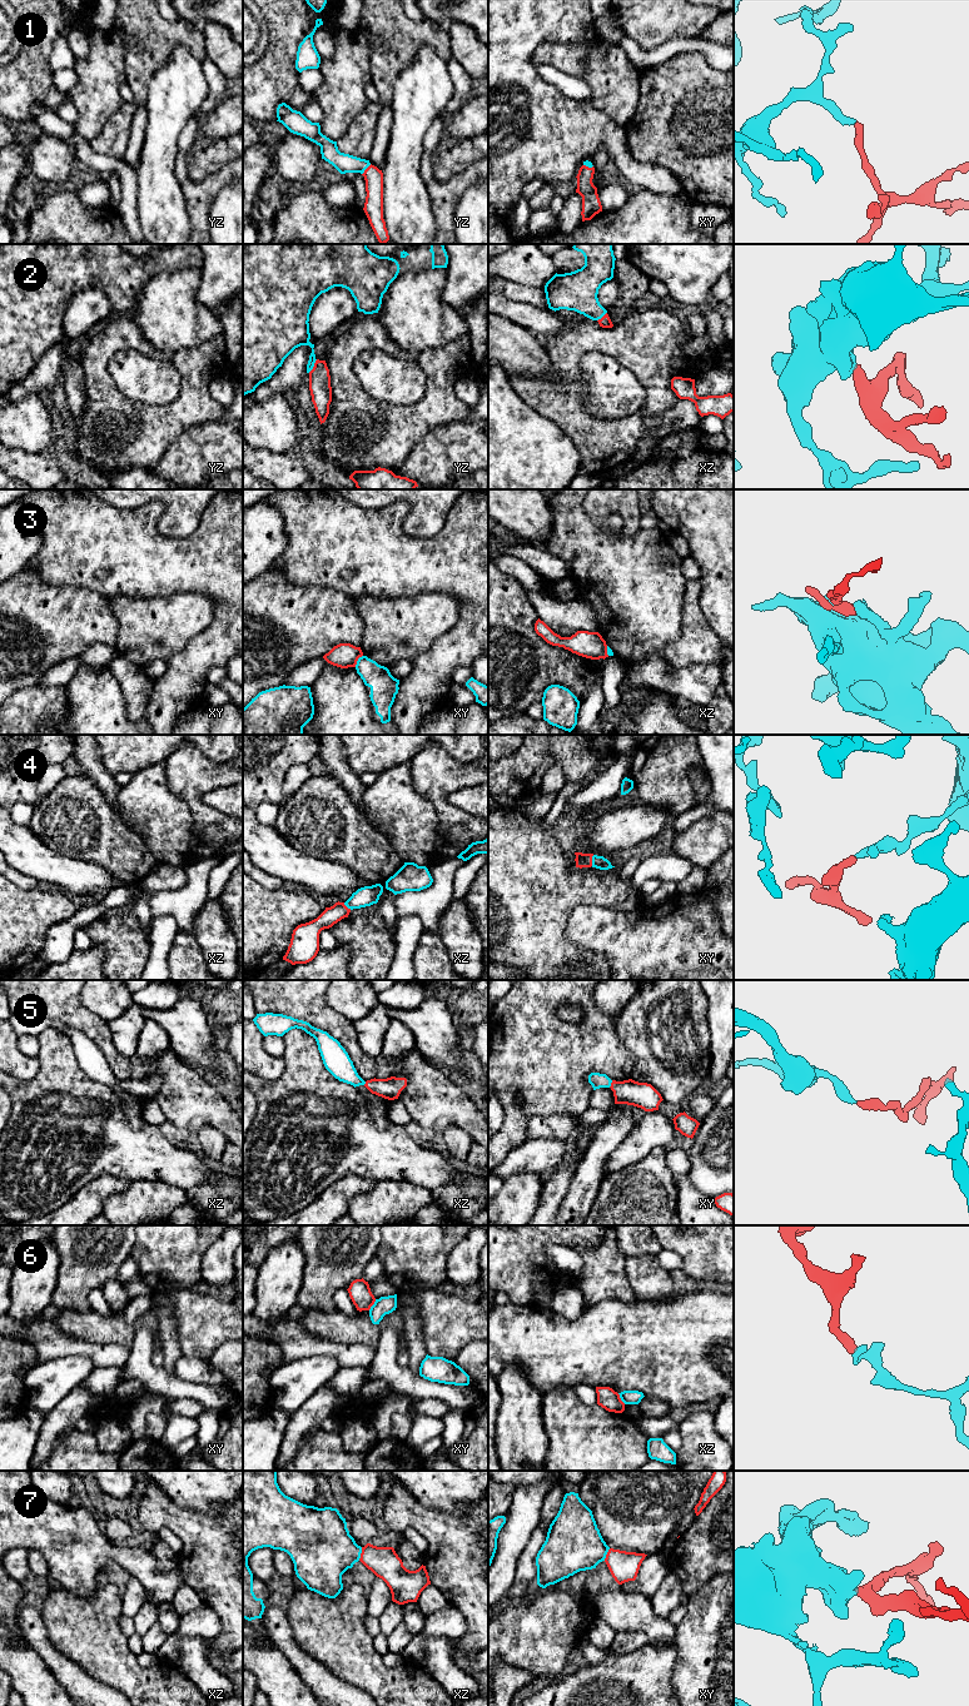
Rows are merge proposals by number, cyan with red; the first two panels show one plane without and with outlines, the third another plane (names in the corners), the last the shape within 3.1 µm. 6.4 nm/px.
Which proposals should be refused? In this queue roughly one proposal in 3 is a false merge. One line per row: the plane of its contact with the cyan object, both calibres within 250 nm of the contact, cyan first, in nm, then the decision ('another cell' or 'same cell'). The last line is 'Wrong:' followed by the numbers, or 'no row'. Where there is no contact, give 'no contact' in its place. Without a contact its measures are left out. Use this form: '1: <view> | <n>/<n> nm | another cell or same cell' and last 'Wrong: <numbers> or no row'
1: yz | 130/120 nm | same cell
2: yz | 190/140 nm | same cell
3: xy | 180/160 nm | another cell
4: xy | 80/100 nm | same cell
5: xy | 100/170 nm | same cell
6: xy | 120/140 nm | another cell
7: xz | 400/190 nm | same cell
Wrong: 3, 6

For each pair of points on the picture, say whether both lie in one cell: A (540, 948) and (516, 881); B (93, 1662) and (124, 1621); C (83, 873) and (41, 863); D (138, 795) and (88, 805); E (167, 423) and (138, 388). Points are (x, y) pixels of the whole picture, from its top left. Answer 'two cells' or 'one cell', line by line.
A: one cell
B: two cells
C: one cell
D: two cells
E: two cells

